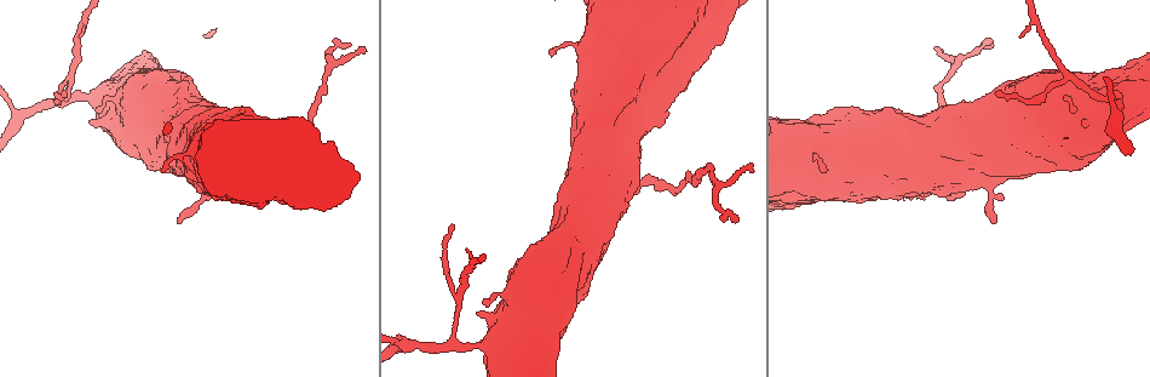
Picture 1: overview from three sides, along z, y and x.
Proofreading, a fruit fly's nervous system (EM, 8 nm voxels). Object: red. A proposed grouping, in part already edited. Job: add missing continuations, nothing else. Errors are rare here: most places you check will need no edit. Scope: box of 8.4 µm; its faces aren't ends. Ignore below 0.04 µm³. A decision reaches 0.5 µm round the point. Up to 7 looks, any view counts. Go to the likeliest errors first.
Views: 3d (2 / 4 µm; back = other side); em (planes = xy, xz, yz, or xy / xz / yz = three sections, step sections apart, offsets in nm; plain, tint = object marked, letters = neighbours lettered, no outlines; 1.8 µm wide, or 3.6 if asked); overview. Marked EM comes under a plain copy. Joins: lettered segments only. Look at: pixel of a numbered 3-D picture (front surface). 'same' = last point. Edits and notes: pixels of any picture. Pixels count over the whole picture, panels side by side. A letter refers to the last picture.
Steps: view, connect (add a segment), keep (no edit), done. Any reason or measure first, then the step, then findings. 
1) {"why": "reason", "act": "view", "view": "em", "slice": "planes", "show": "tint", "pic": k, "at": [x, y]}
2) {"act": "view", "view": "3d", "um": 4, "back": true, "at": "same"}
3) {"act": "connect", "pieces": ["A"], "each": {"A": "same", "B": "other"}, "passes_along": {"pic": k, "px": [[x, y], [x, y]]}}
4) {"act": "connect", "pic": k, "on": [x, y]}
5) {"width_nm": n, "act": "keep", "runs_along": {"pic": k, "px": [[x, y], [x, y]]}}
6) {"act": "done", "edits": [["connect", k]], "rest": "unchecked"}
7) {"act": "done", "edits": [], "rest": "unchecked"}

{"why": "thin end", "act": "view", "view": "3d", "um": 4, "pic": 1, "at": [348, 46]}

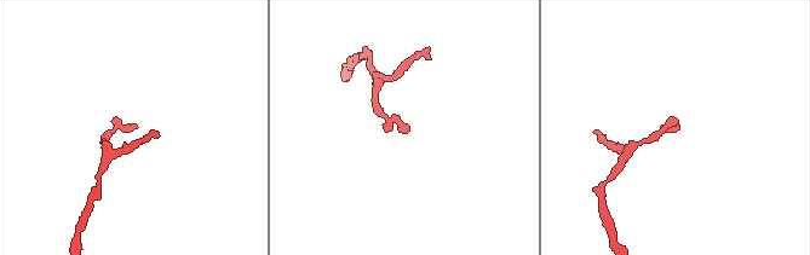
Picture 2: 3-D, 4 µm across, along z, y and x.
{"act": "view", "view": "em", "slice": "planes", "show": "letters", "pic": 2, "at": [134, 125]}

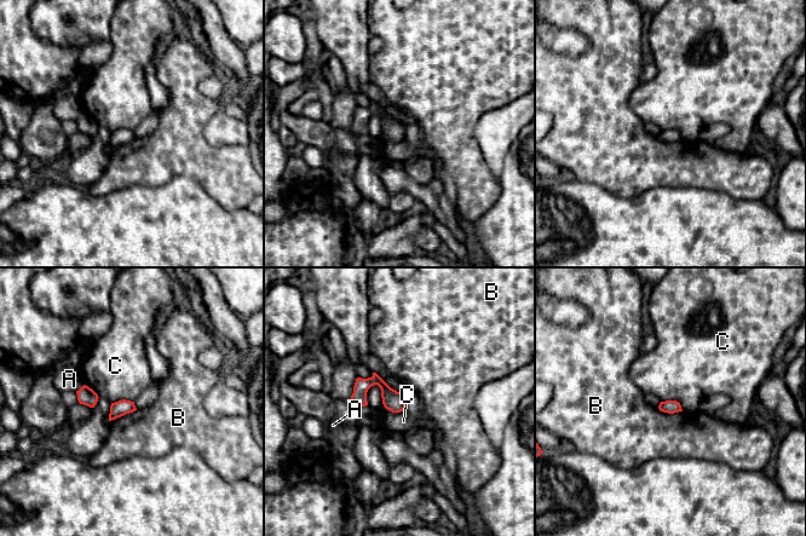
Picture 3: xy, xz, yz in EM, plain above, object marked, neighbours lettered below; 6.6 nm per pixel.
{"longest_contact_nm": ["B", 200], "act": "keep", "each": {"A": "other", "B": "other", "C": "other"}, "border": {"pic": 3, "px": [[661, 401], [677, 401], [683, 409]]}, "found": "no lettered segment goes on from it"}

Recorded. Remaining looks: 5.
{"why": "thin end", "act": "view", "view": "em", "slice": "planes", "show": "tint", "pic": 1, "at": [181, 219]}

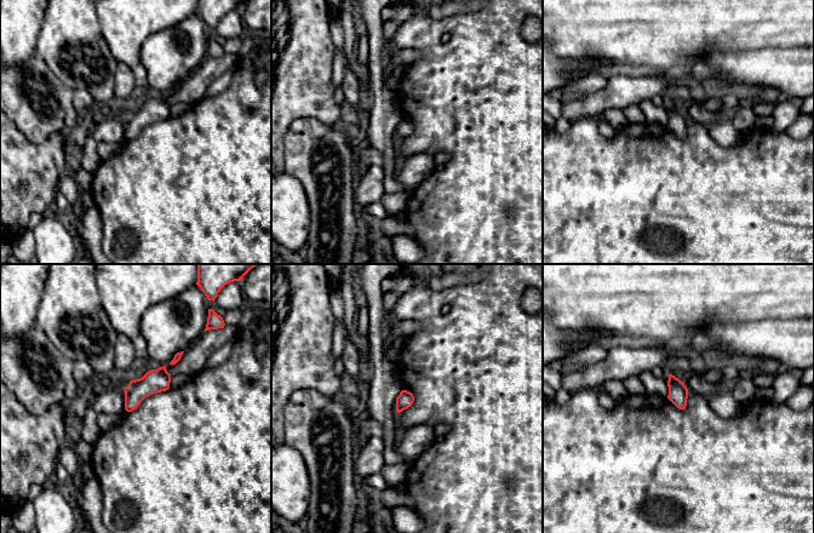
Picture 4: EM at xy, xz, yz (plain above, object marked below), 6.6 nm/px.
{"why": "see the neighbours", "act": "view", "view": "em", "slice": "planes", "show": "letters", "at": "same"}

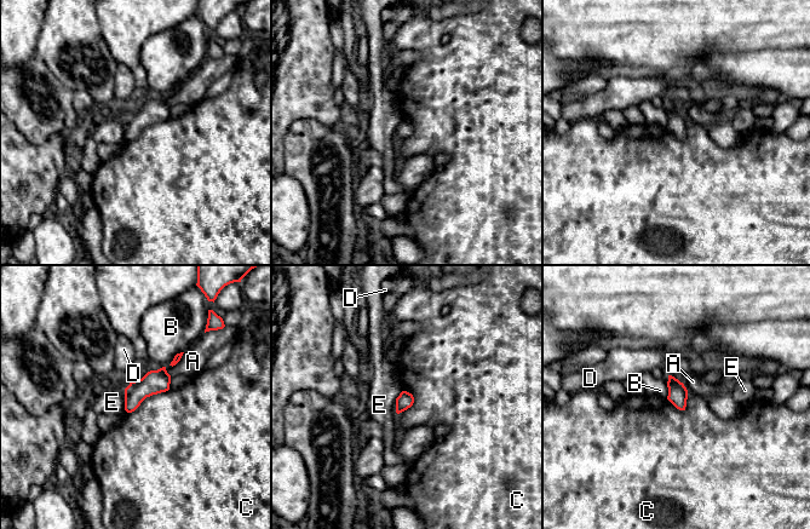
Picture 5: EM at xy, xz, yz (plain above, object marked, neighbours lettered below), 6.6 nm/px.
{"act": "keep", "each": {"A": "other", "B": "other", "C": "other", "D": "other", "E": "other"}, "border": {"pic": 5, "px": [[170, 389], [148, 396], [128, 413]]}, "found": "none of them fits"}

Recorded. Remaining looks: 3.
{"why": "tapers out", "act": "view", "view": "3d", "um": 2, "pic": 1, "at": [822, 171]}

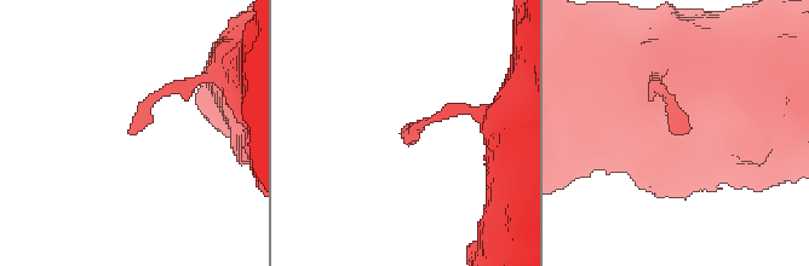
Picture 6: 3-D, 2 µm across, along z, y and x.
{"act": "view", "view": "em", "slice": "xy", "step": 4, "show": "letters", "pic": 6, "at": [680, 133]}

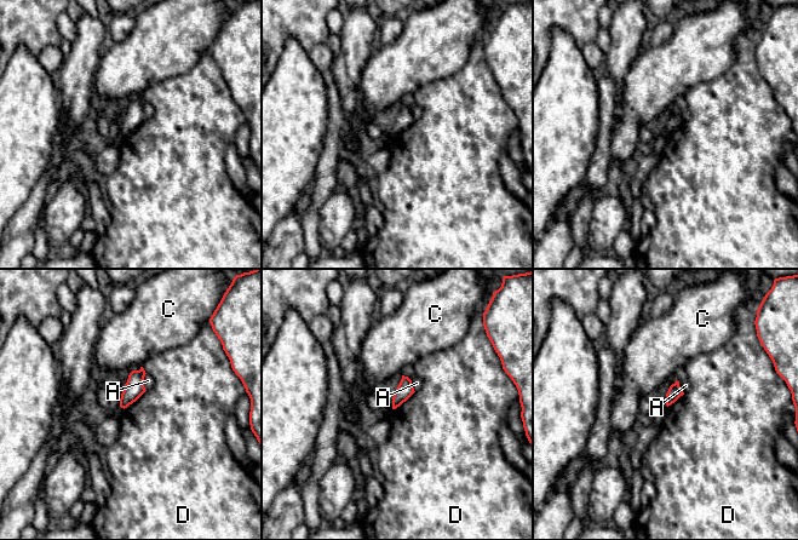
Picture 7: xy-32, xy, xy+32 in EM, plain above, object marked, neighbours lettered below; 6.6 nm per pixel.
{"act": "keep", "each": {"A": "other", "C": "other", "D": "other"}, "border": {"pic": 7, "px": [[147, 390], [124, 409]]}, "found": "no lettered segment goes on from it"}

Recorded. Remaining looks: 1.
{"act": "done", "edits": [], "rest": "unchecked"}

